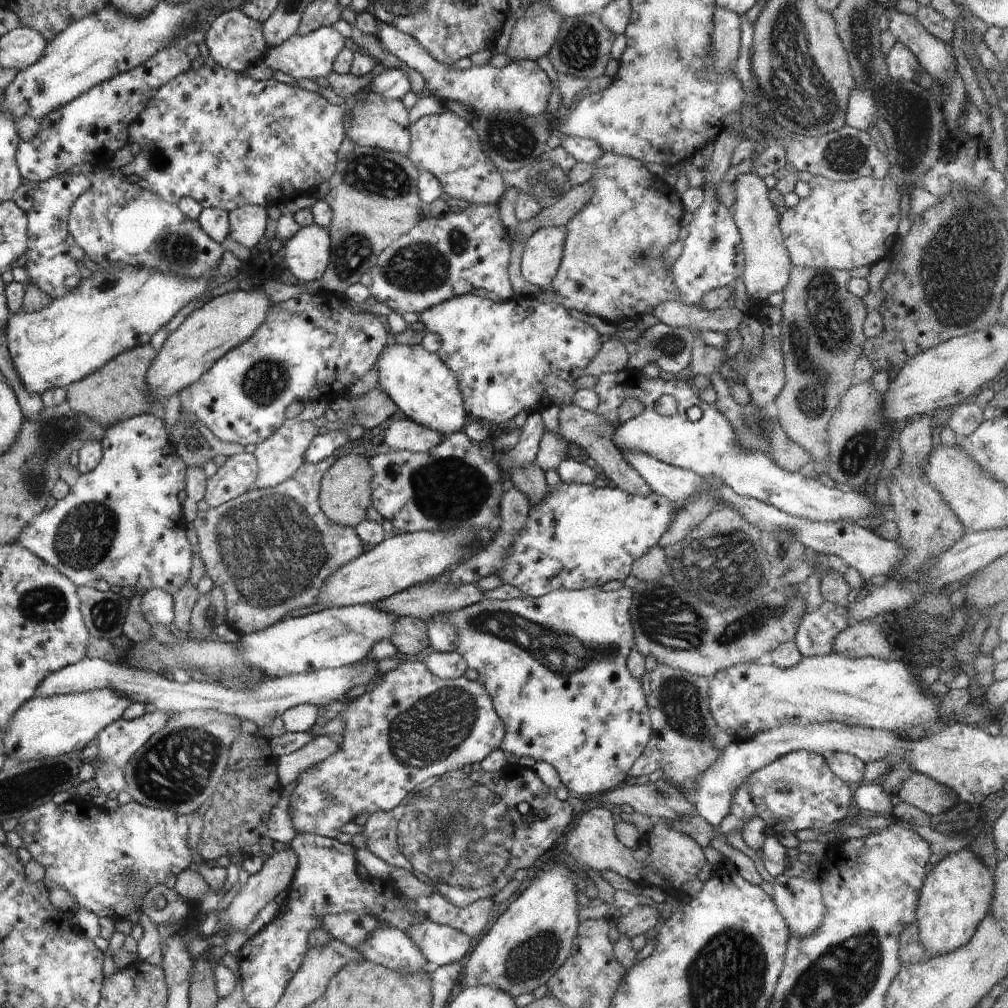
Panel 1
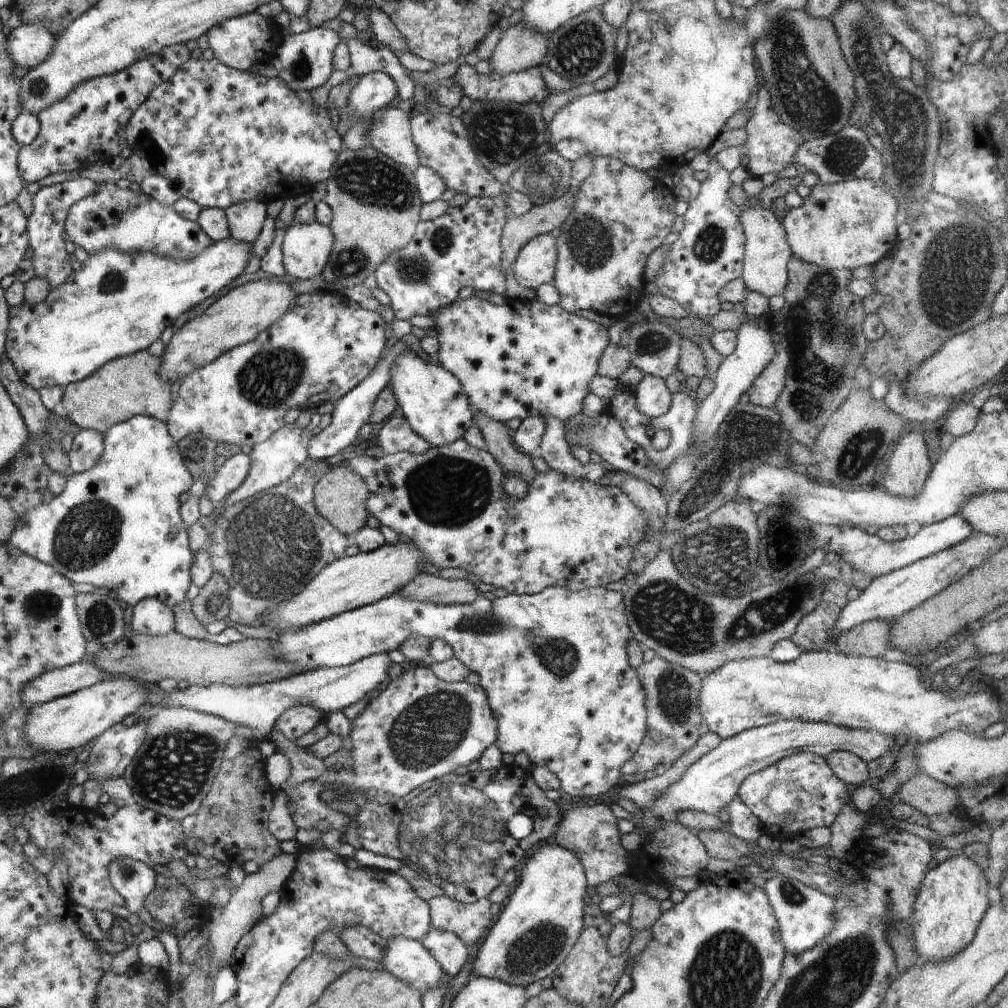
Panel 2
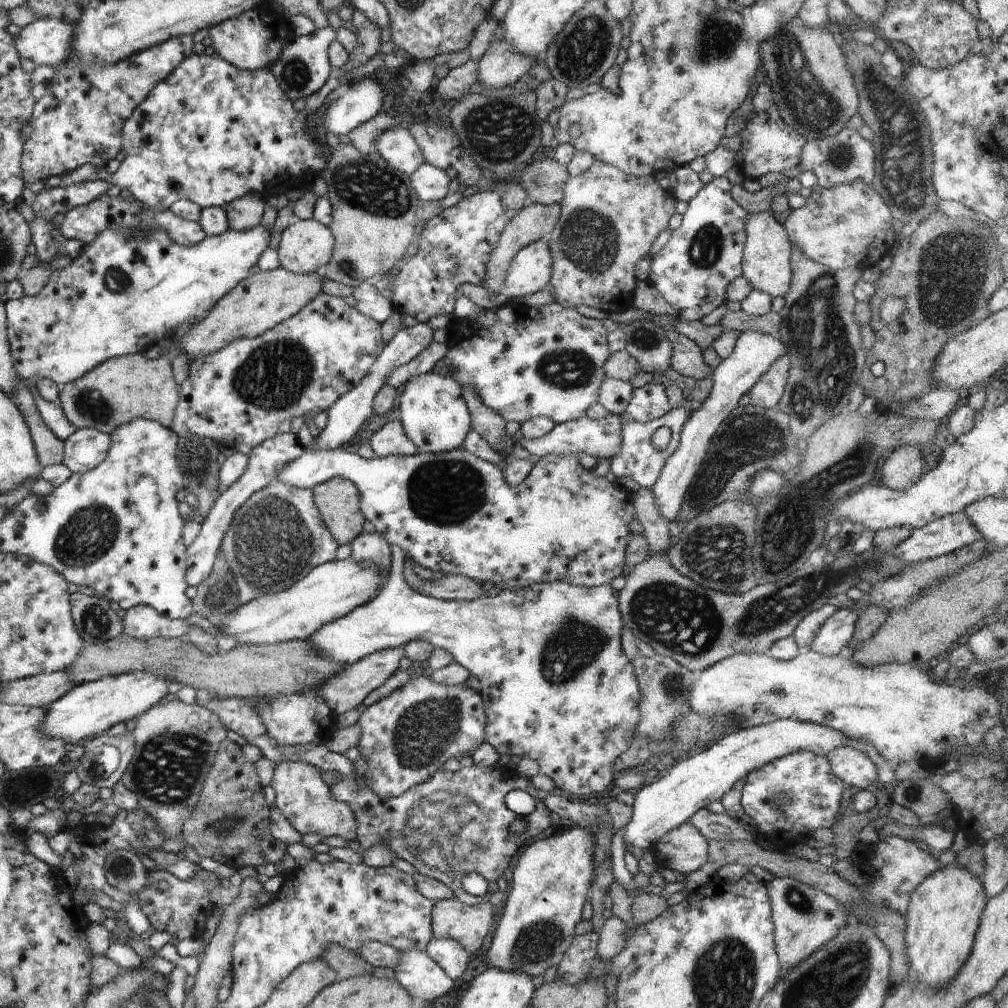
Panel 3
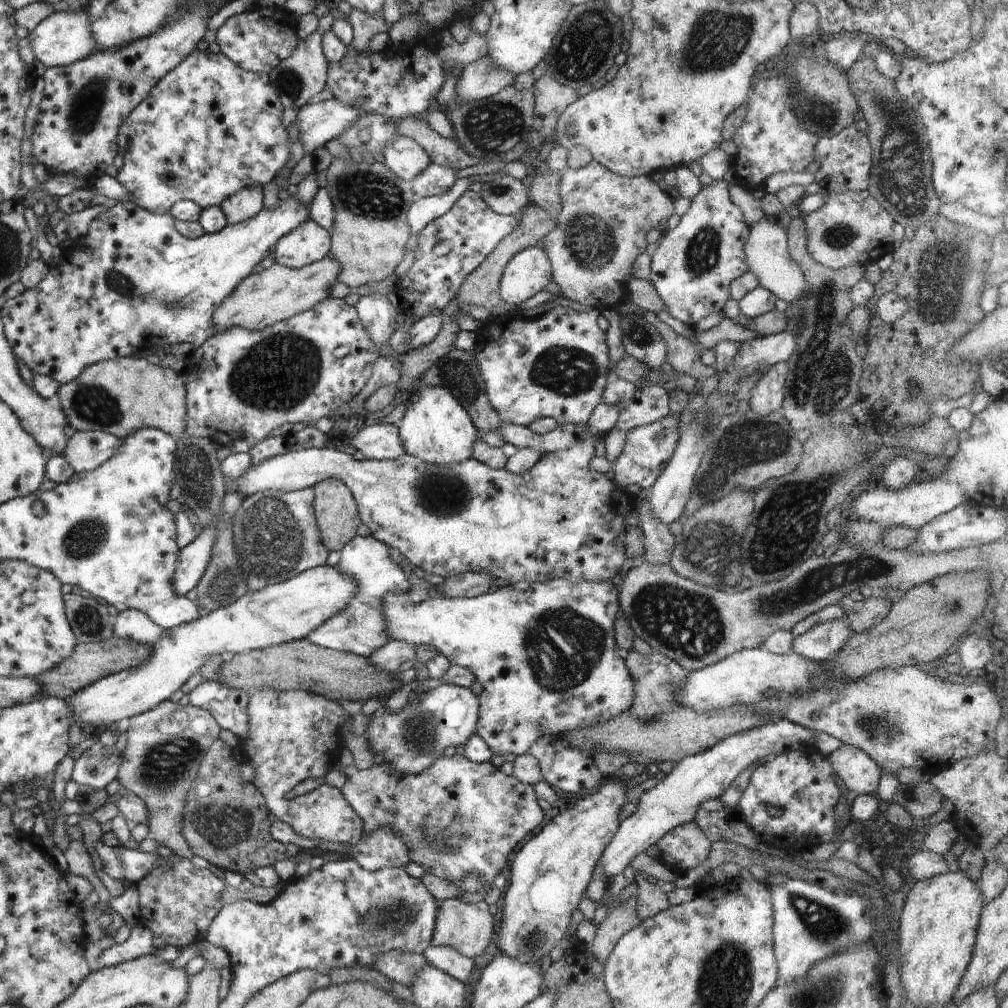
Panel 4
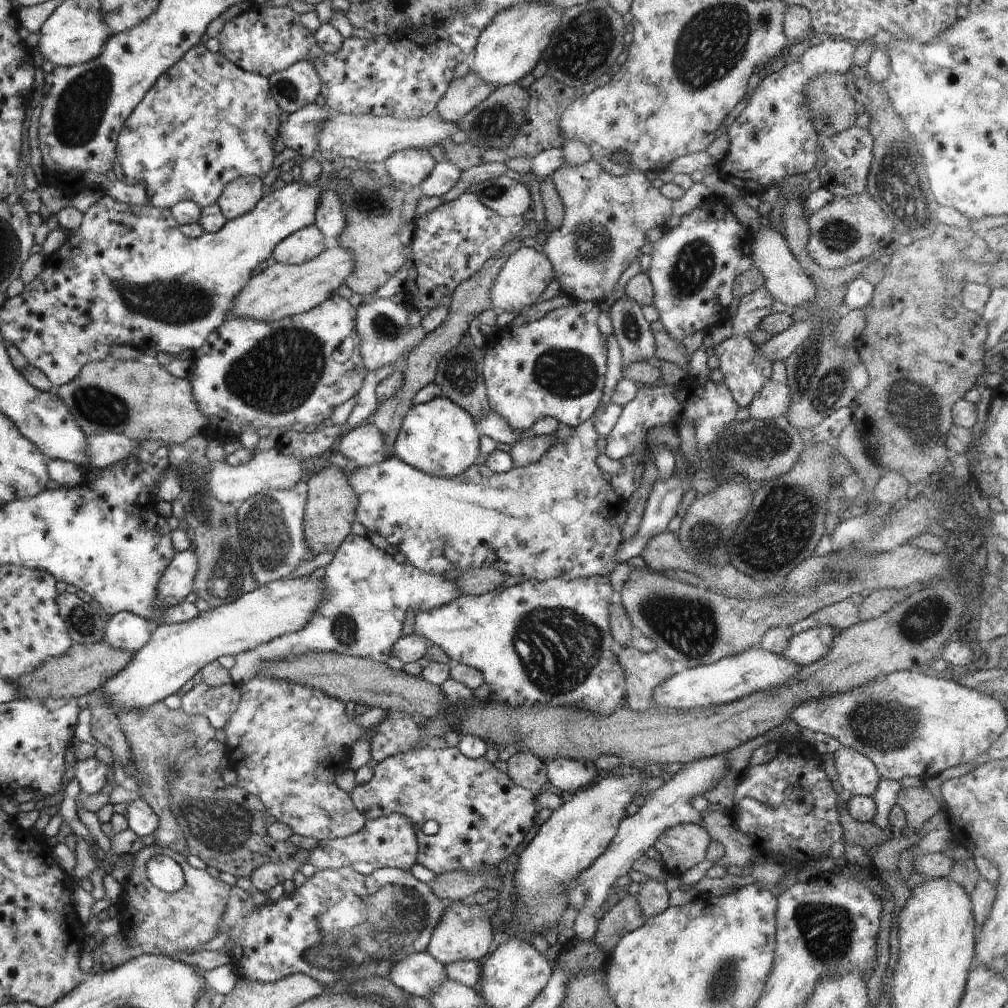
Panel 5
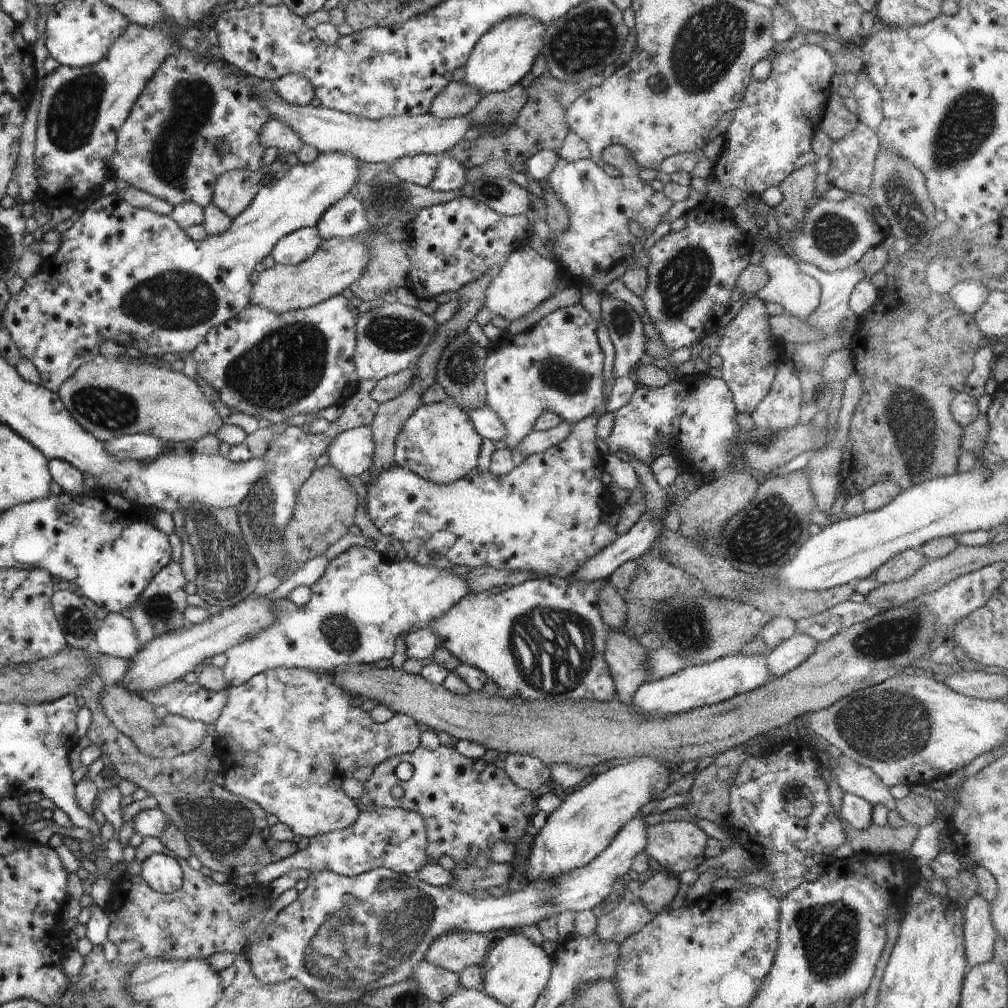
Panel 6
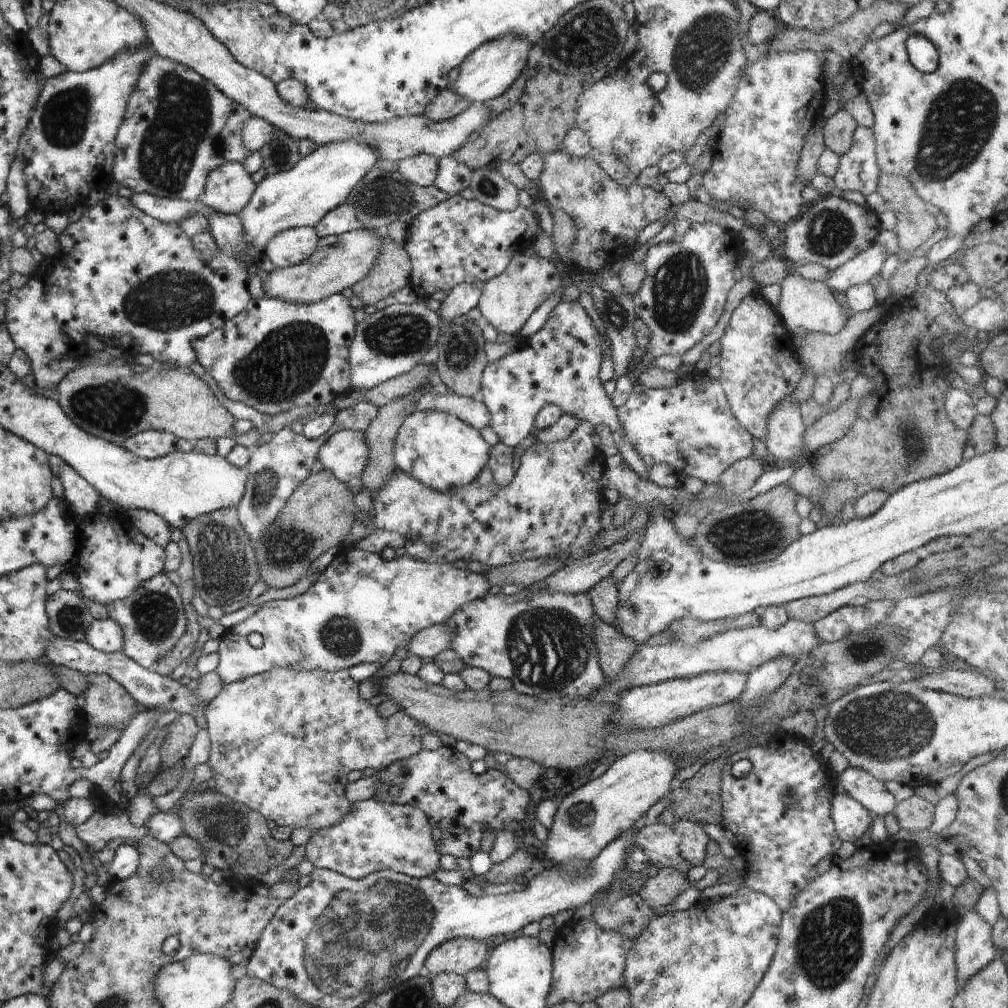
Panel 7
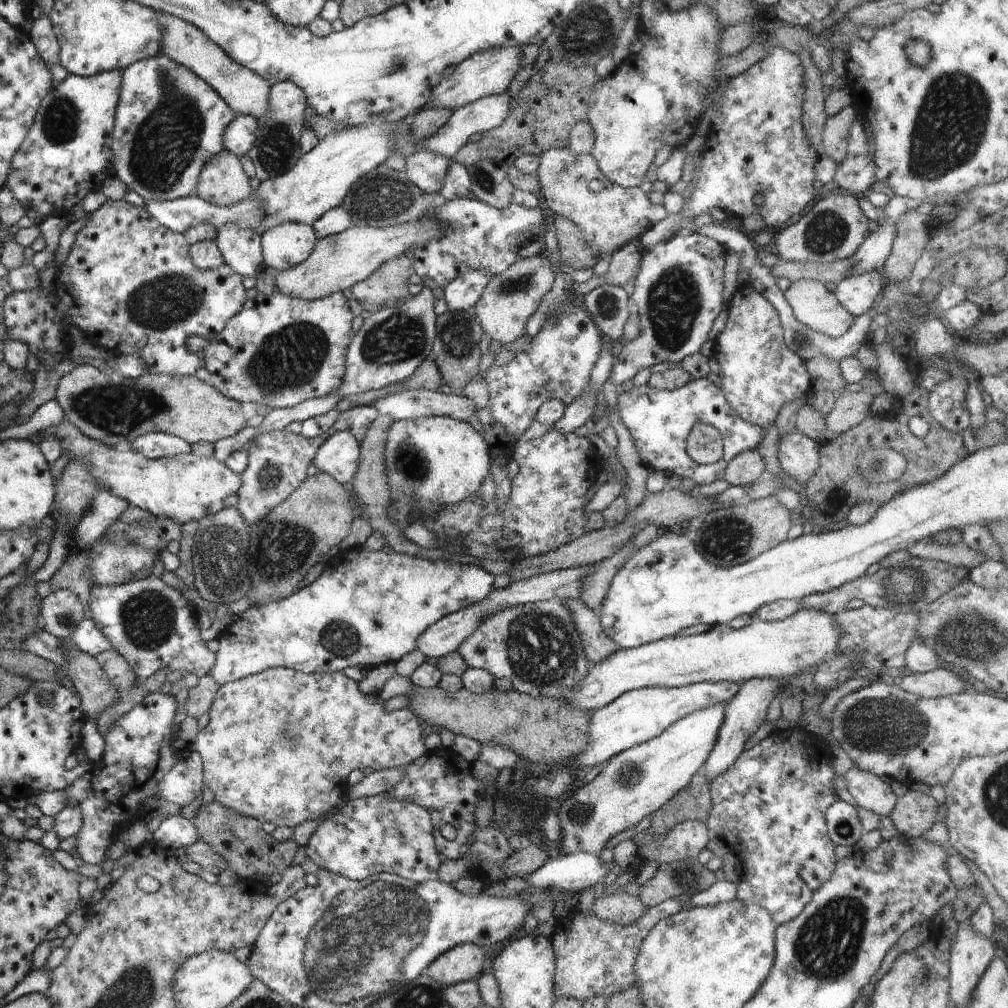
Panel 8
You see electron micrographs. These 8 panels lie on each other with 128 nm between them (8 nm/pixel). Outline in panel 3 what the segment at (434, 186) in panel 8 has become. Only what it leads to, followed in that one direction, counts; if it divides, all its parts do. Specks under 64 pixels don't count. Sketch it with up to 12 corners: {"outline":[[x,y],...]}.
{"outline":[[406,127],[381,132],[374,148],[408,176],[425,162]]}

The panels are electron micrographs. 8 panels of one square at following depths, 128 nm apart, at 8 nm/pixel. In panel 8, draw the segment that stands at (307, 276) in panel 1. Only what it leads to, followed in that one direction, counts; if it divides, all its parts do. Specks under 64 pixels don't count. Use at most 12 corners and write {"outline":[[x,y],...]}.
{"outline":[[284,223],[261,234],[264,266],[288,270],[317,241],[312,225]]}

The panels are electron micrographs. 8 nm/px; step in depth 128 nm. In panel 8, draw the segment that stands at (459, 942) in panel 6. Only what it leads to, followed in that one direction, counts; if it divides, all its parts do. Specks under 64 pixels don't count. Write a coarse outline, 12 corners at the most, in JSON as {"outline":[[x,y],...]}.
{"outline":[[456,945],[424,971],[444,987],[482,974],[485,953]]}

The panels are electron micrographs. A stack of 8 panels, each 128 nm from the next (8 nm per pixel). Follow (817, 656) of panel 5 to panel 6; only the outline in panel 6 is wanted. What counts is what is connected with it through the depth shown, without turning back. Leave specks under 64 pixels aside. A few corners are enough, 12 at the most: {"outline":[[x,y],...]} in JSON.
{"outline":[[795,632],[767,653],[773,678],[801,665],[819,642]]}

